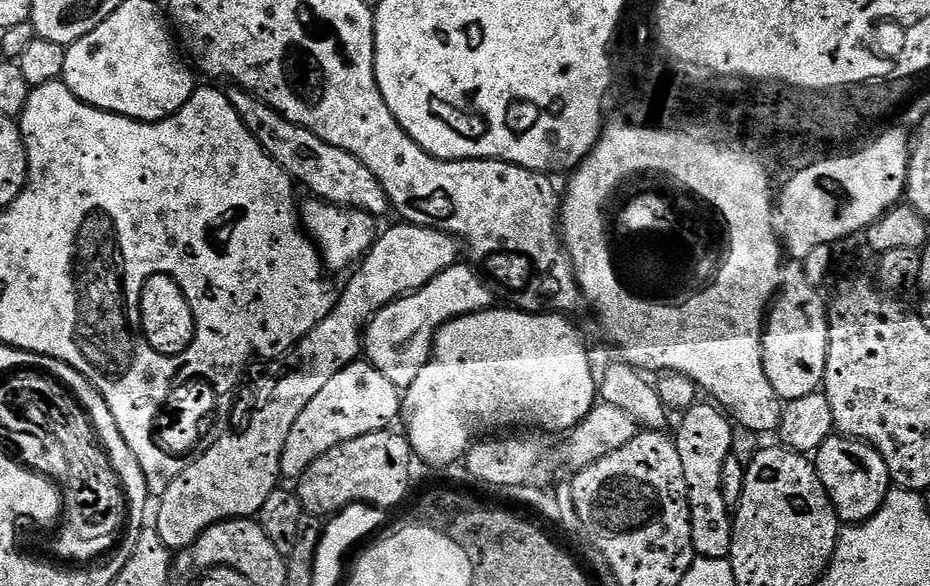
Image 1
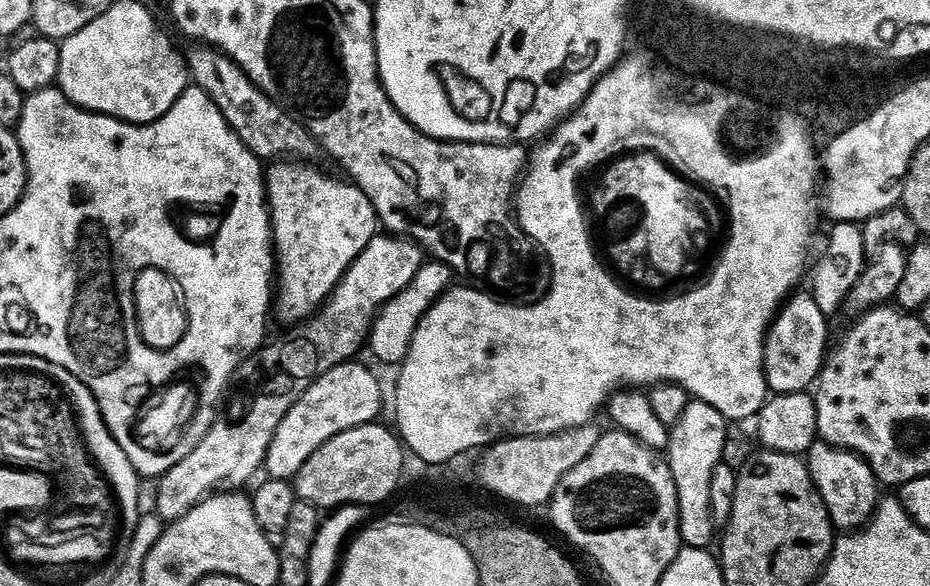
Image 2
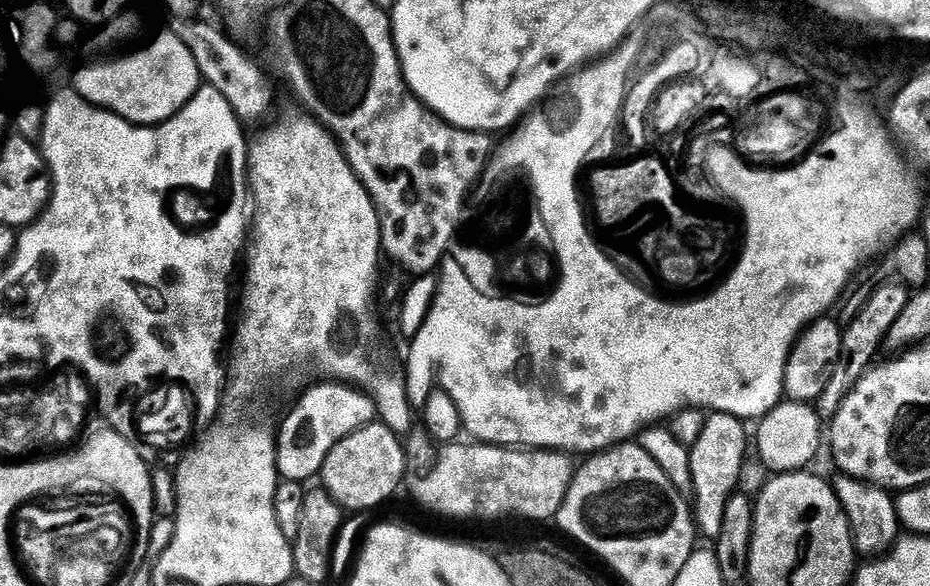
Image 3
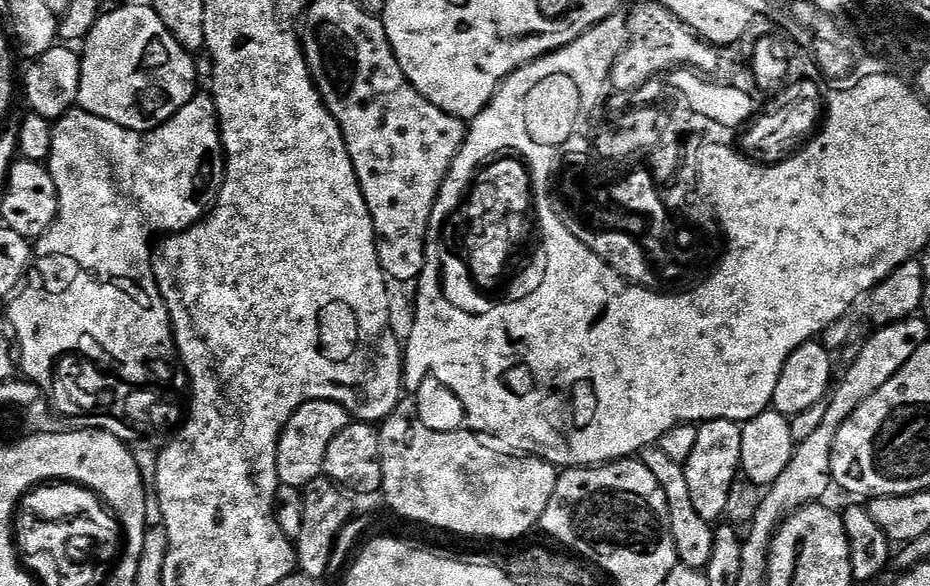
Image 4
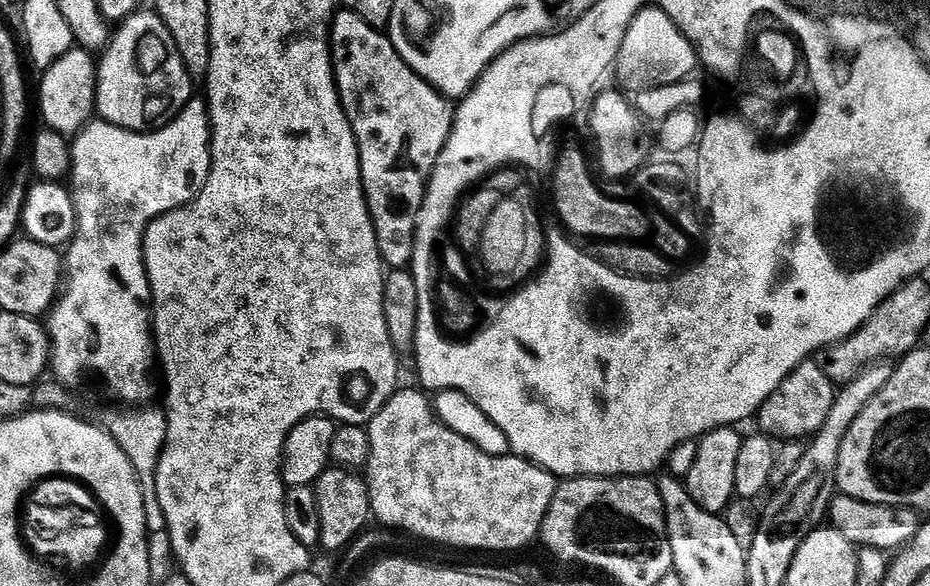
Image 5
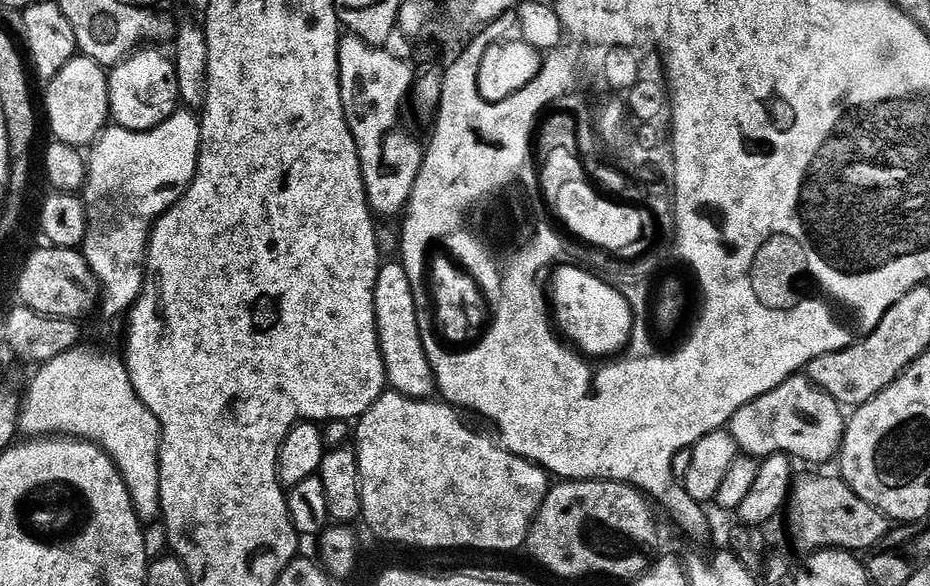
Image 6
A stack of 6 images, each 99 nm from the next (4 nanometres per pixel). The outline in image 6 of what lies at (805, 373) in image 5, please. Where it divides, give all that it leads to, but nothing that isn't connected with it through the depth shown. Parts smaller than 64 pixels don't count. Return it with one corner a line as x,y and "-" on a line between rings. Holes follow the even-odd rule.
797,374
795,376
788,377
786,382
782,382
774,390
770,390
766,394
762,394
762,398
754,398
754,402
750,402
742,410
738,410
738,414
734,414
734,418
730,422
730,431
734,442
736,443
737,449
743,455
750,456
753,458
765,458
767,456
778,455
784,453
791,458
795,458
797,461
809,460
812,464
824,464
827,460
835,461
840,454
840,448
844,445
844,429
846,427
846,412
844,416
845,409
839,404
838,401
833,398
829,392
823,392
813,380
809,380
807,375

